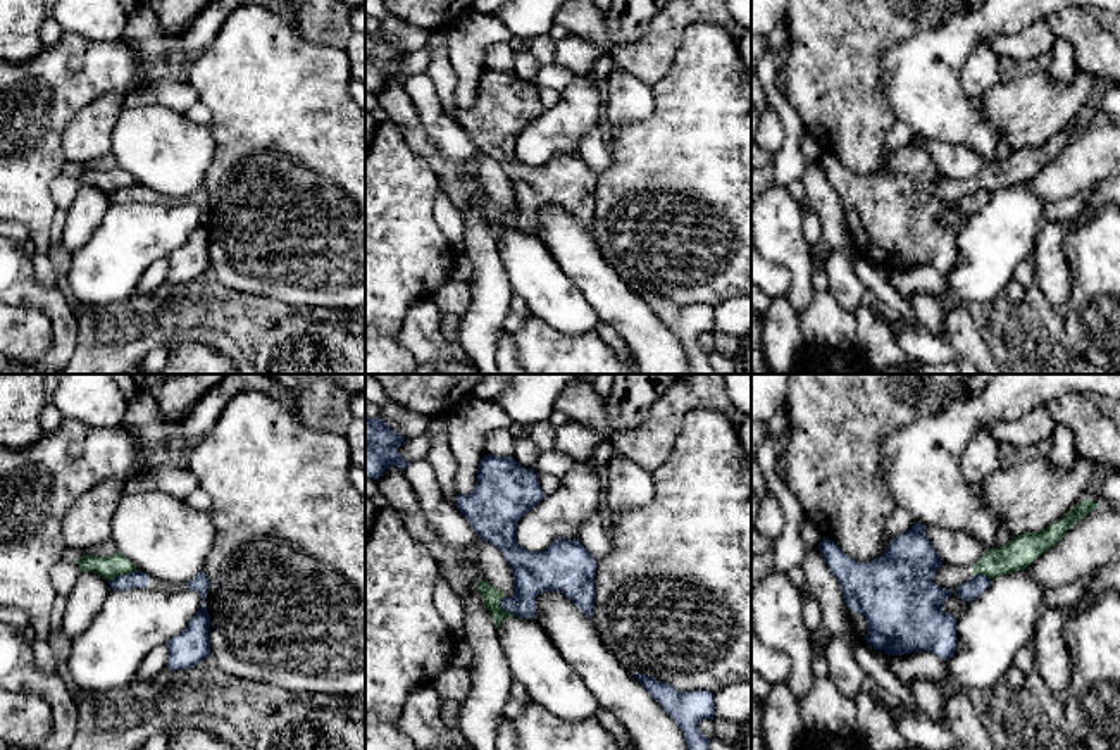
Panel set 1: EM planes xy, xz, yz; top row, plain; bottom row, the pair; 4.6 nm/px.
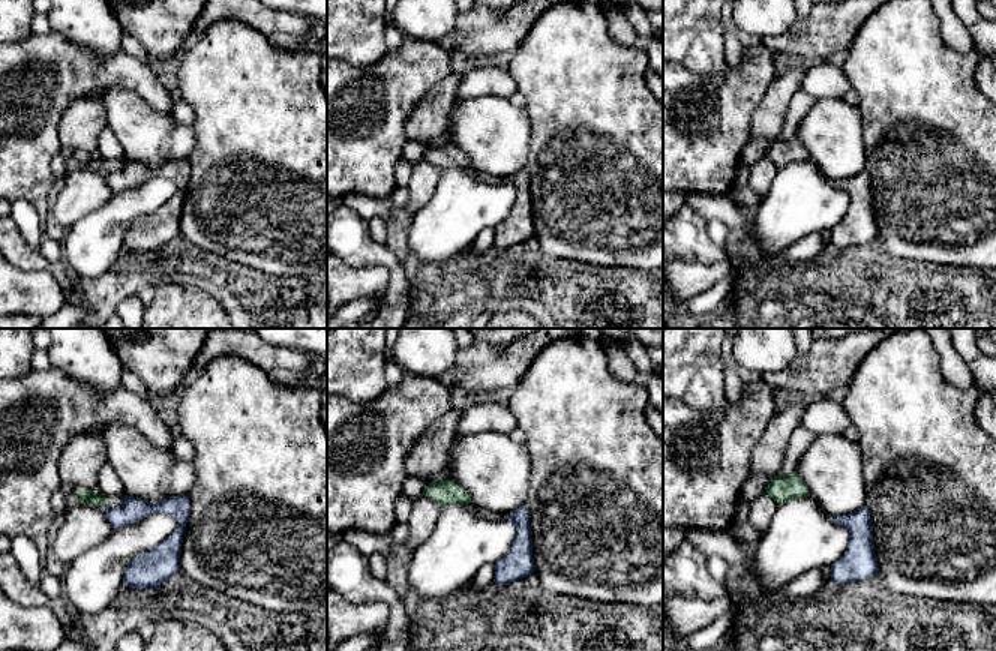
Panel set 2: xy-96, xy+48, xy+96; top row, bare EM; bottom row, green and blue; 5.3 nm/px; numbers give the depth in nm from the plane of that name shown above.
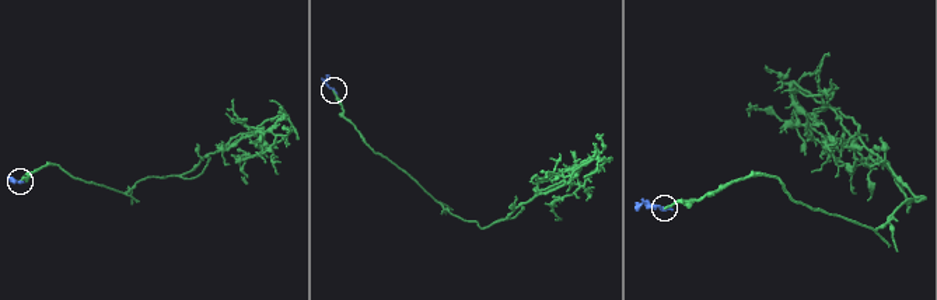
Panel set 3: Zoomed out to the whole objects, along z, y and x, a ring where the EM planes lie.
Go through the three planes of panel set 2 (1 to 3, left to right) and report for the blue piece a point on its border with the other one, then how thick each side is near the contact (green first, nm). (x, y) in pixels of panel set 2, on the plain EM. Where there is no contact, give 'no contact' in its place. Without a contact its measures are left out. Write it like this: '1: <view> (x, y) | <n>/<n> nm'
1: no contact
2: no contact
3: no contact

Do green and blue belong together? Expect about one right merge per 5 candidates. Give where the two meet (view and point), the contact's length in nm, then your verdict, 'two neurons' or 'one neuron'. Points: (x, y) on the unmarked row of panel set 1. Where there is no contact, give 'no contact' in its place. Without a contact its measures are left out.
xy (123, 188) | 150 nm | two neurons

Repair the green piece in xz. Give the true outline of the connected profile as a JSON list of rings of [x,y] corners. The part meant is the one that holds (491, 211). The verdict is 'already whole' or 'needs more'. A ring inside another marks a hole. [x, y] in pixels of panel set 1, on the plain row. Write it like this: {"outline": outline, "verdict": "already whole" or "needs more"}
{"outline": [[[389,79],[377,97],[379,107],[386,112],[388,119],[398,126],[410,150],[419,153],[432,167],[453,205],[460,209],[470,191],[484,186],[486,193],[477,197],[477,203],[498,243],[505,233],[515,231],[515,228],[500,221],[505,210],[513,210],[513,188],[495,159],[477,152],[465,162],[445,160],[426,133],[401,83]]], "verdict": "needs more"}

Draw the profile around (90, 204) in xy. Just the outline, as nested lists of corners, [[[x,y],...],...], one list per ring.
[[[81,184],[71,207],[67,209],[65,228],[59,241],[67,252],[81,248],[102,224],[110,198],[91,184]]]

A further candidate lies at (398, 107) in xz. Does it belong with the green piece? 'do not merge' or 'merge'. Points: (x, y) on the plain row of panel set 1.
merge

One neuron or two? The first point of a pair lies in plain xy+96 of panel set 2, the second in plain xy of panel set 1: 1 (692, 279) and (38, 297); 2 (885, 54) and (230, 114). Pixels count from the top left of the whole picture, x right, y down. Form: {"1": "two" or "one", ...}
{"1": "two", "2": "one"}

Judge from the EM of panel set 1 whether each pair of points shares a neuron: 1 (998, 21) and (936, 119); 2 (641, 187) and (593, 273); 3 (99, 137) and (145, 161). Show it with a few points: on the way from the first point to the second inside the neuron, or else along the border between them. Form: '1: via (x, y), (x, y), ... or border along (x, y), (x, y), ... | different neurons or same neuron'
1: via (970, 33), (936, 69), (936, 92) | same neuron
2: border along (591, 233), (602, 257), (631, 285) | different neurons
3: border along (124, 106), (112, 133), (111, 150) | different neurons

